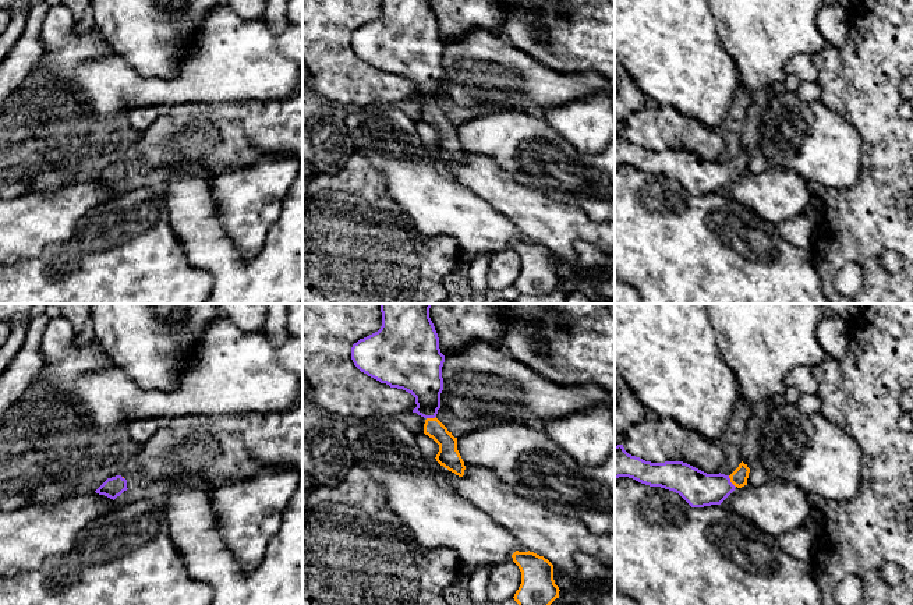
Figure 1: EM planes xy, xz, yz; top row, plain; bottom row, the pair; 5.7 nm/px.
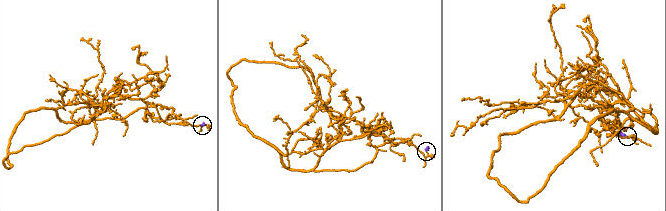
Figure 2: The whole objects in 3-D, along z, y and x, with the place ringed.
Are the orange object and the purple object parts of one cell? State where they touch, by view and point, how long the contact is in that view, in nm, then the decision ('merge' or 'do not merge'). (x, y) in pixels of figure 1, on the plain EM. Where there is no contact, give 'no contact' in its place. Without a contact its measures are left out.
yz (731, 169) | 80 nm | merge

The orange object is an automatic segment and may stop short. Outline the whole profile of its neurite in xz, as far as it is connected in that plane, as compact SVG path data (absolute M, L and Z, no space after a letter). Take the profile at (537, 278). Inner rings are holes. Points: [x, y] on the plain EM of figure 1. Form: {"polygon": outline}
{"polygon": "M516 238L512 245L521 259L521 272L513 284L520 296L544 297L559 286L553 252L548 247L530 238Z"}

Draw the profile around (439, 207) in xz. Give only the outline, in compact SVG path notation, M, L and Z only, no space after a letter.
M388 103L364 106L360 113L346 116L346 128L355 153L364 156L369 166L385 173L390 206L403 213L411 226L425 237L454 237L467 255L467 263L471 263L478 255L493 255L513 248L512 243L516 238L528 240L506 216L442 171L434 159L434 146L421 141L414 120L403 110Z

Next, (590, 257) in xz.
M578 241L574 244L577 258L569 262L553 254L553 268L559 277L581 280L590 270L608 266L608 256L595 245Z

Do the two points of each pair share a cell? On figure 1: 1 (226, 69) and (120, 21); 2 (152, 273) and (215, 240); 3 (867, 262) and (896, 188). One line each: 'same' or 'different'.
1: different
2: different
3: same

